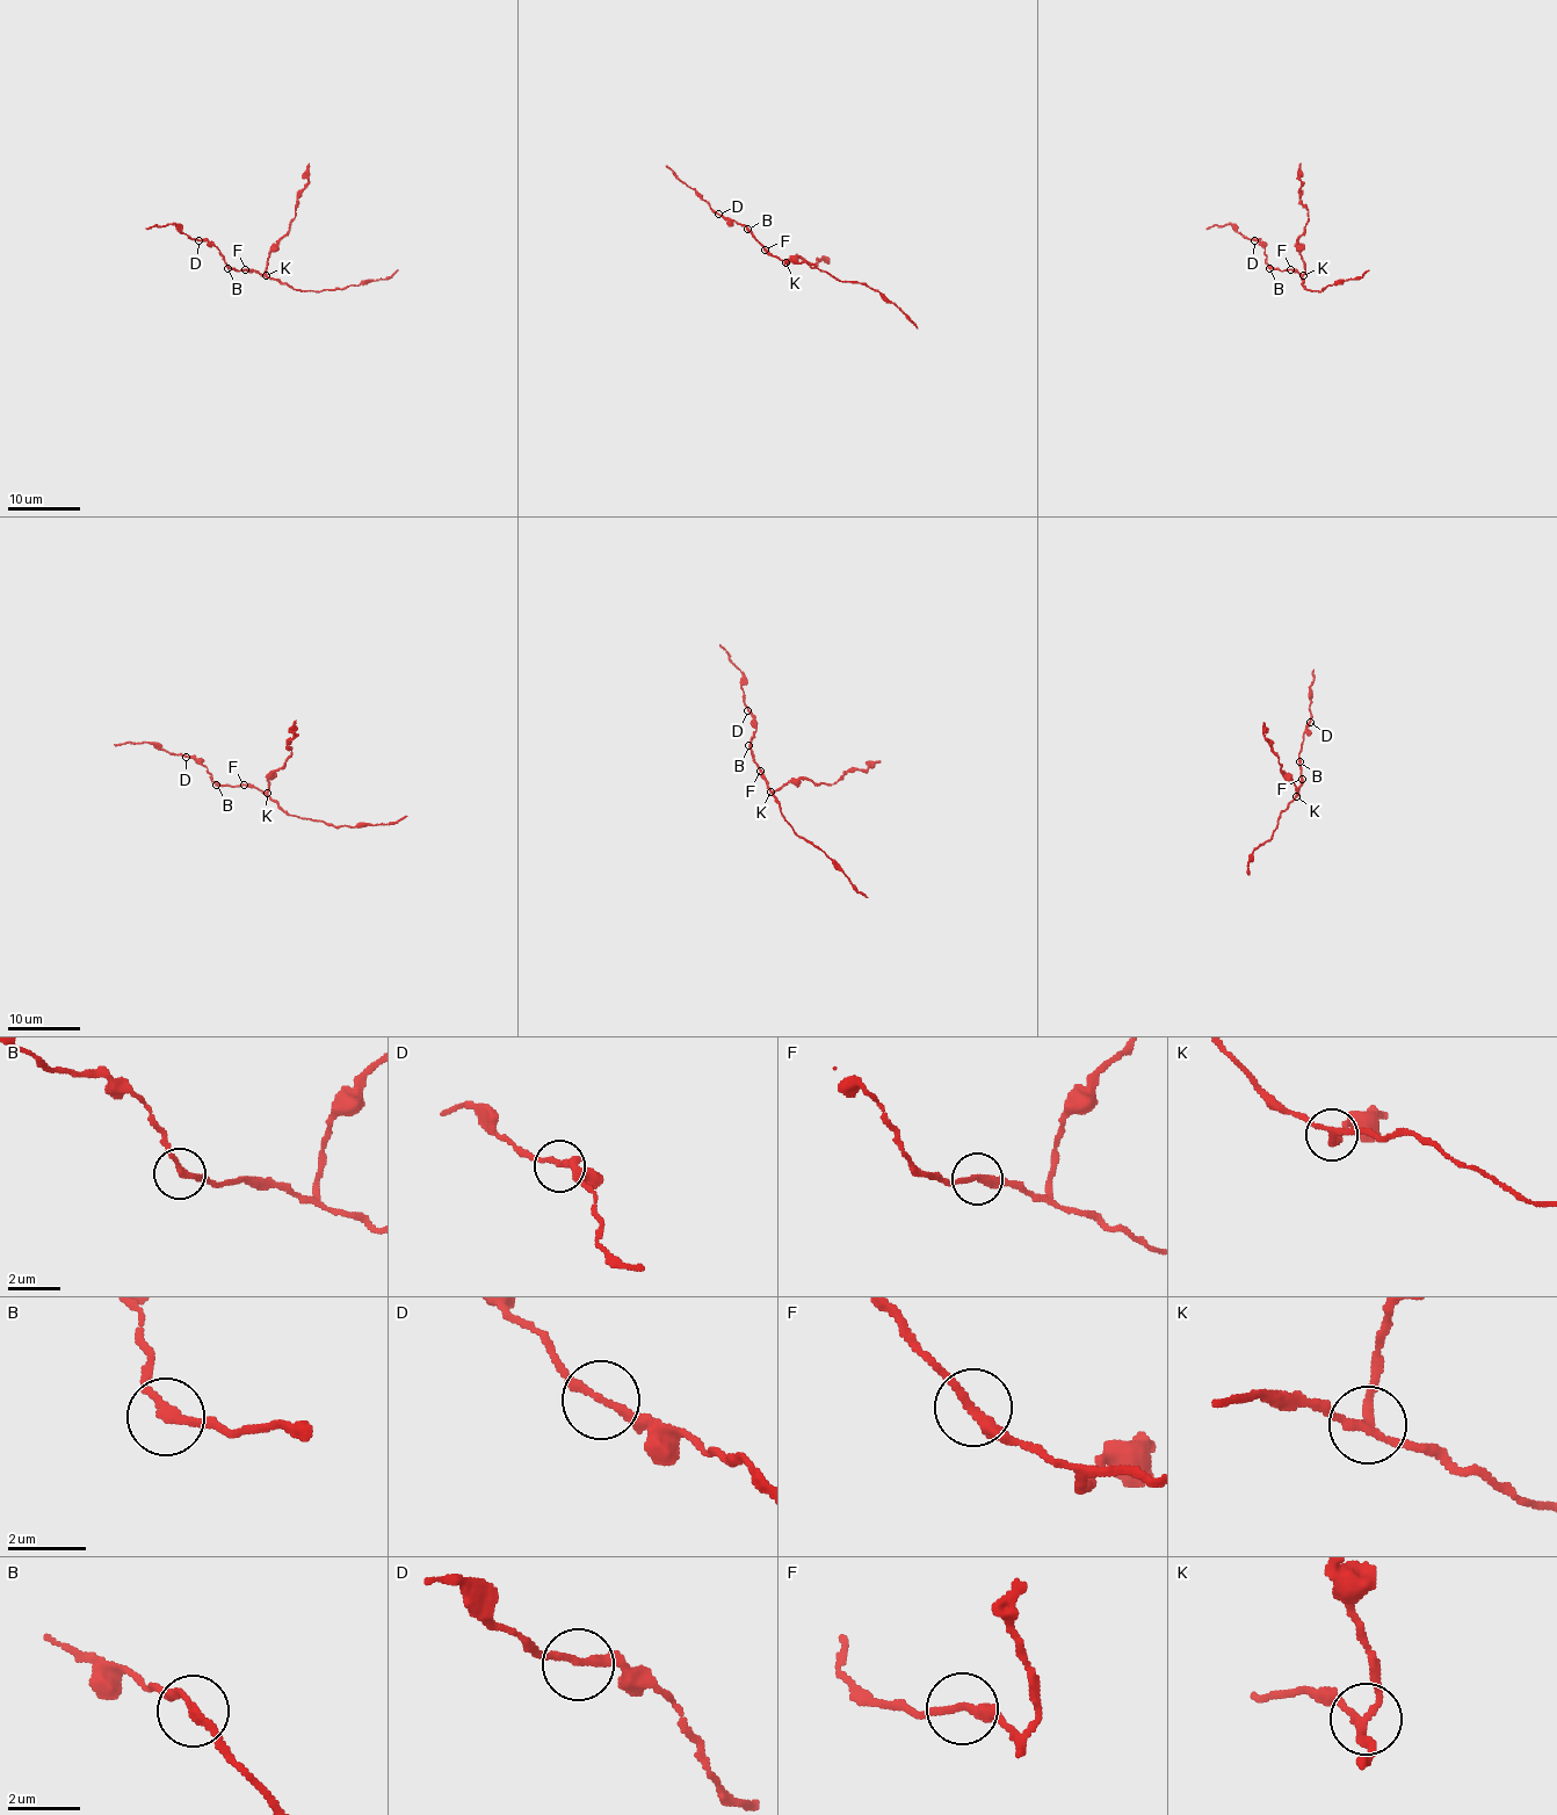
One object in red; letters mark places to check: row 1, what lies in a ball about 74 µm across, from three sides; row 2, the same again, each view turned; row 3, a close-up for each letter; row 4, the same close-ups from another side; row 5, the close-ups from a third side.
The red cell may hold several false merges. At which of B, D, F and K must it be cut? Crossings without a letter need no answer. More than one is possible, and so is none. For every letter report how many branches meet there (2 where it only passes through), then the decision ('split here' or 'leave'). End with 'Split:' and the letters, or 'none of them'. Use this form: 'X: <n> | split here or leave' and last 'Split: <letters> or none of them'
B: 2 | leave
D: 2 | split here
F: 2 | leave
K: 3 | split here
Split: D, K

